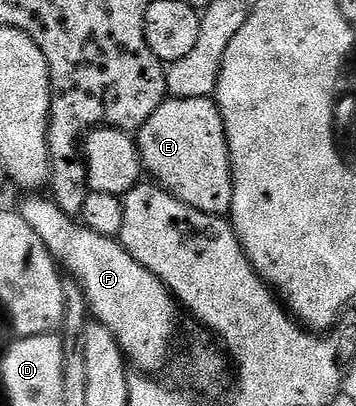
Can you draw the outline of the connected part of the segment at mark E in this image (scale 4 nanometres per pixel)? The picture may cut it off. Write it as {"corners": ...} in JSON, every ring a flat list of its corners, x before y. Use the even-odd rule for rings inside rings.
{"corners":[[171,97,163,101,139,128,137,144,140,162,154,184,202,213,214,217,230,214,233,203,231,156,225,123,219,114,219,106,212,98]]}

